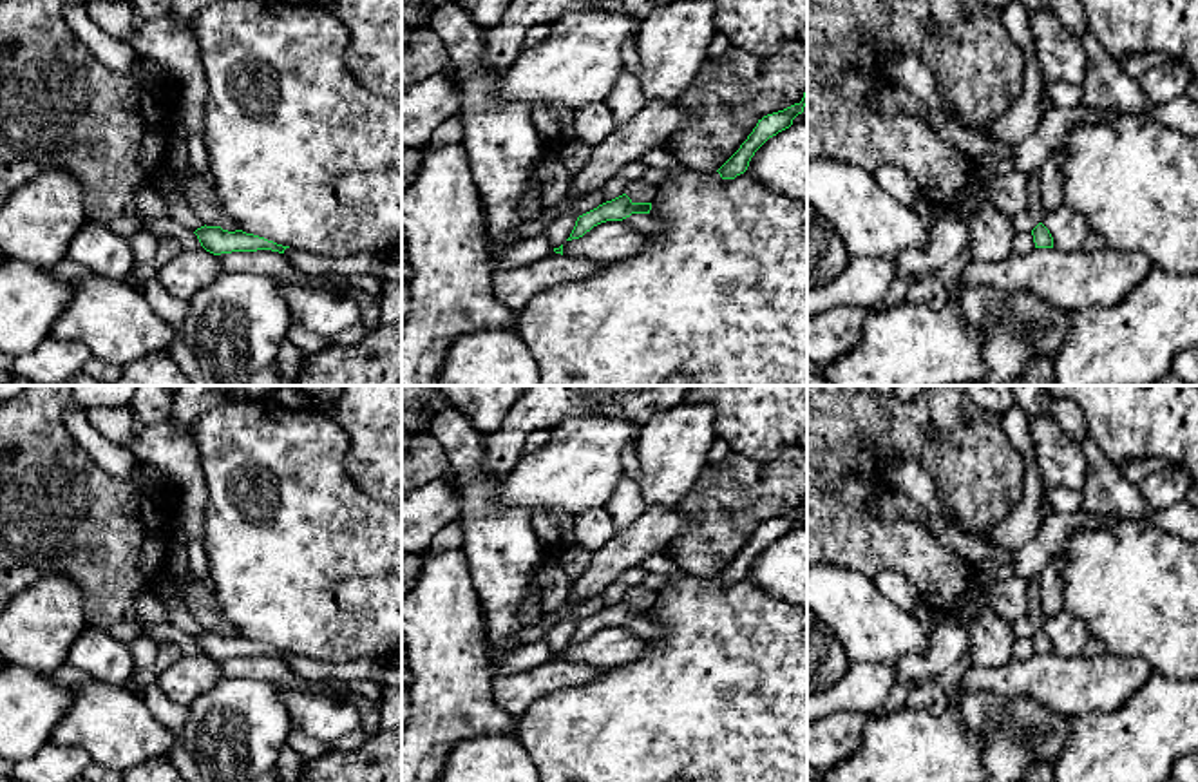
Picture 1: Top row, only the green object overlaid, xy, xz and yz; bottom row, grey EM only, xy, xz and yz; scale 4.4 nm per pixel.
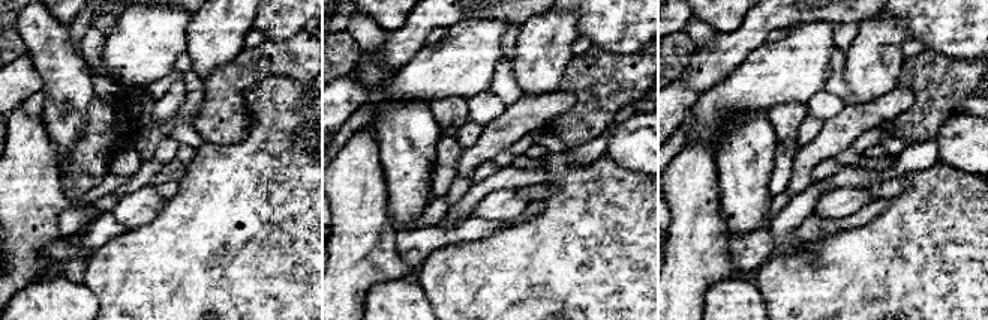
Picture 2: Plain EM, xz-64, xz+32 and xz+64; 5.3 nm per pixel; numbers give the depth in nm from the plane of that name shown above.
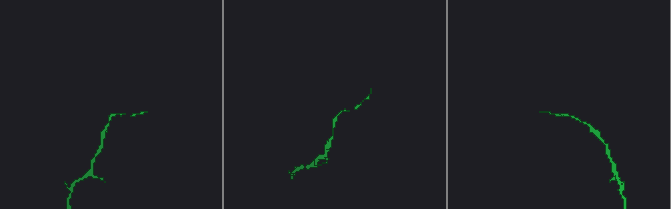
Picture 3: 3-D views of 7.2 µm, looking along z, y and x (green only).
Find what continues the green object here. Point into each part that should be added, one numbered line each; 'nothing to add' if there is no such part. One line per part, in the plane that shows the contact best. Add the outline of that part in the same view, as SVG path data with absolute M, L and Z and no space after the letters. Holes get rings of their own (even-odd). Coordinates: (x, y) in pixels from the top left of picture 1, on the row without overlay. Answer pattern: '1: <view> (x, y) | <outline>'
nothing to add

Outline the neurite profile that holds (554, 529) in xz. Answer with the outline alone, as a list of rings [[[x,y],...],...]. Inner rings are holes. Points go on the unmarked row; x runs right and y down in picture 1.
[[[536,509],[532,512],[532,529],[541,545],[554,550],[556,561],[561,552],[575,543],[574,516],[556,509]]]

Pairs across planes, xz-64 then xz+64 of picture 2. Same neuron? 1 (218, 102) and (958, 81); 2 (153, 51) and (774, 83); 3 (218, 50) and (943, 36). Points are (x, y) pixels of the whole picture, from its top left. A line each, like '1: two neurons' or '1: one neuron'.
1: one neuron
2: one neuron
3: two neurons

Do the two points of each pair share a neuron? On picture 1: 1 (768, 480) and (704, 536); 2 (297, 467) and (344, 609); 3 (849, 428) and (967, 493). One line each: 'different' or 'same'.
1: same
2: same
3: same

